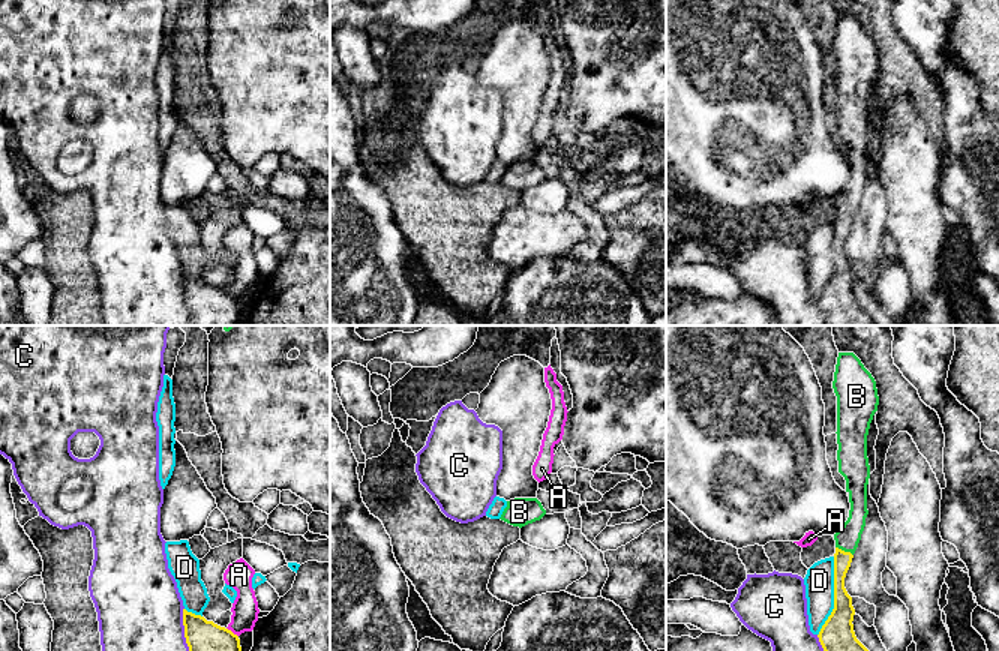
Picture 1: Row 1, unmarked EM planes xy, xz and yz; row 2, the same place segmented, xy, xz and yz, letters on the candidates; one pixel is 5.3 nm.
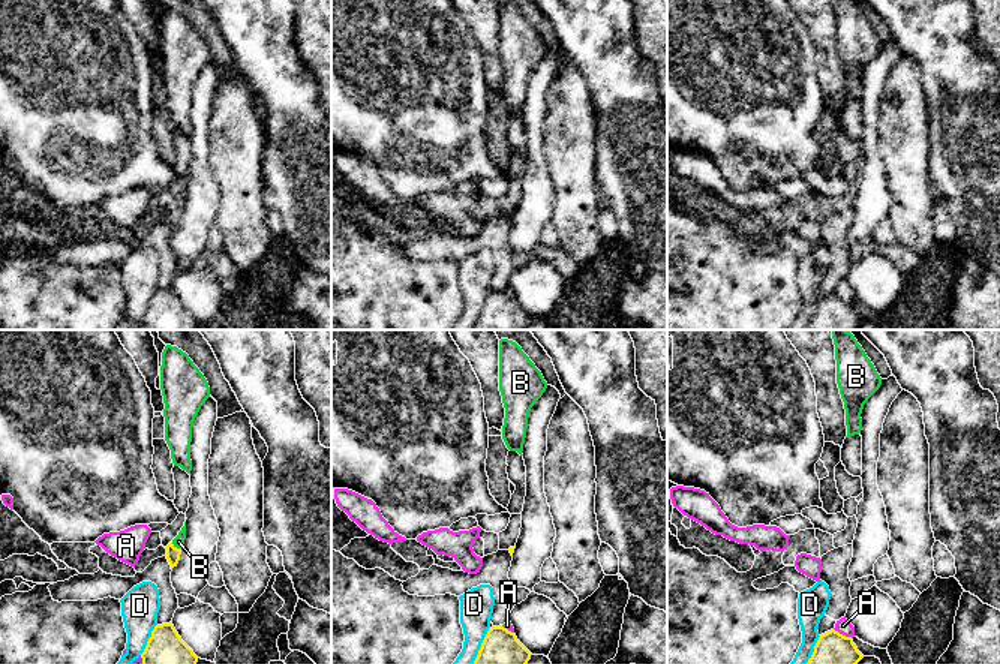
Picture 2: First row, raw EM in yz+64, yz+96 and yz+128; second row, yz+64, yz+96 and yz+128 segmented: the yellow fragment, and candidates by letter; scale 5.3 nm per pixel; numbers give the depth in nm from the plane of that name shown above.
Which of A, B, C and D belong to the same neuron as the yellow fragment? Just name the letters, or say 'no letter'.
B

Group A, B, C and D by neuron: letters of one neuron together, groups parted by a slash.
A / B / C / D

